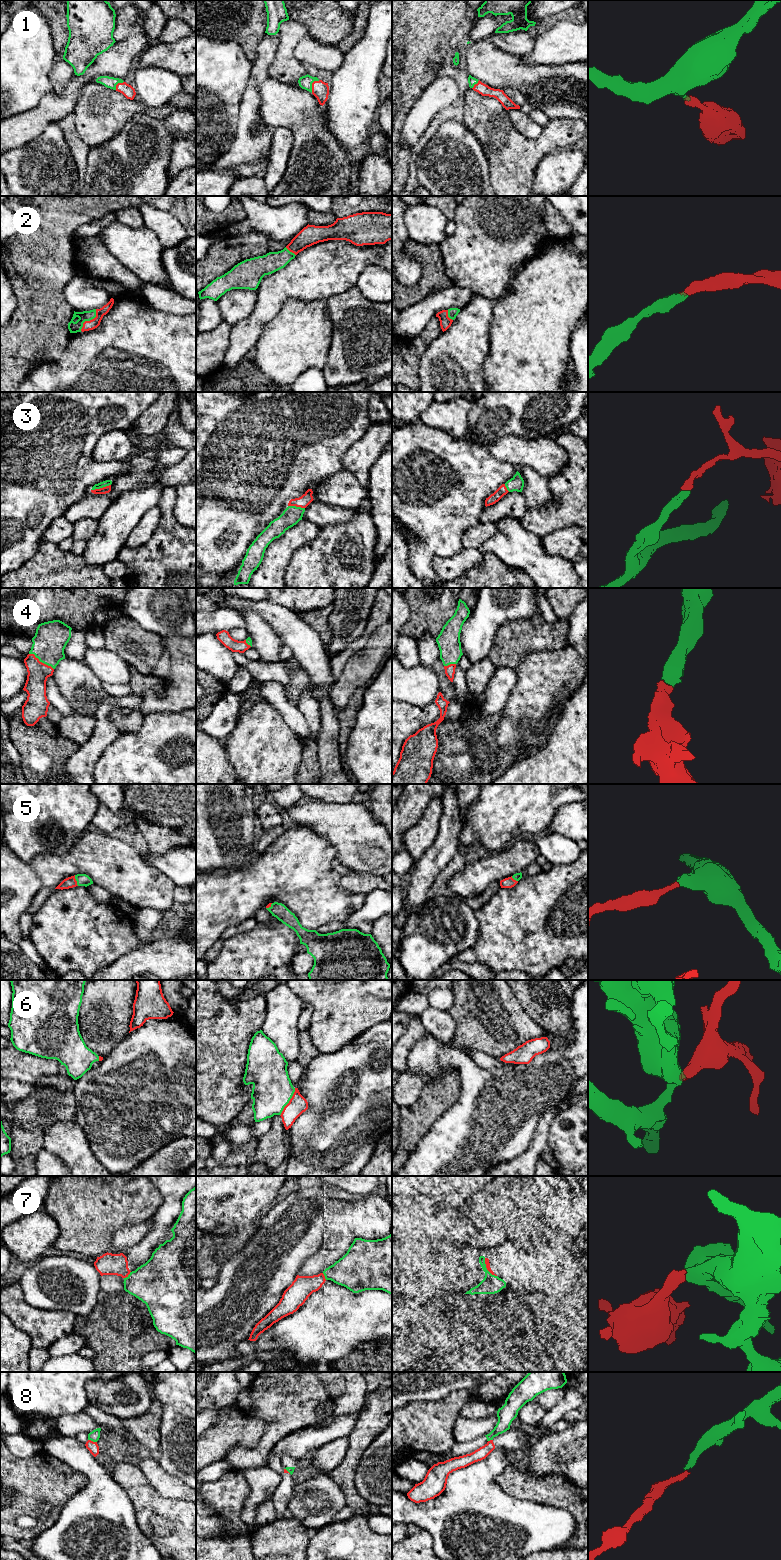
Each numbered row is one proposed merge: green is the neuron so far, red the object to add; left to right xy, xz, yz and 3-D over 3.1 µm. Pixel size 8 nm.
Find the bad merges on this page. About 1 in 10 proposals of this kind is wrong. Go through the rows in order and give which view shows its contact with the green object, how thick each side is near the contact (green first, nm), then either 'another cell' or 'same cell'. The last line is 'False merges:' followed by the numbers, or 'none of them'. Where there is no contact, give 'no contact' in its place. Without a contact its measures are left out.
1: contact in xz; calibres 110 and 140 nm; same cell
2: contact in xy; calibres 90 and 80 nm; same cell
3: contact in xy; calibres 50 and 60 nm; same cell
4: contact in xy; calibres 260 and 170 nm; same cell
5: contact in xy; calibres 100 and 90 nm; same cell
6: contact in xz; calibres 320 and 150 nm; same cell
7: contact in yz; calibres 160 and 40 nm; same cell
8: contact in xy; calibres 90 and 90 nm; same cell
False merges: none of them

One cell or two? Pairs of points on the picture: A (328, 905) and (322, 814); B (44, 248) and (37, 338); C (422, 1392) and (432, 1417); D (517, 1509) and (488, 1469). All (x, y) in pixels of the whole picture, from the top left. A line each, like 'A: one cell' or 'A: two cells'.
A: two cells
B: one cell
C: two cells
D: one cell

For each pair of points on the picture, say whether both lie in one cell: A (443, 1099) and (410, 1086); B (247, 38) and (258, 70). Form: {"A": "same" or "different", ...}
{"A": "different", "B": "different"}

